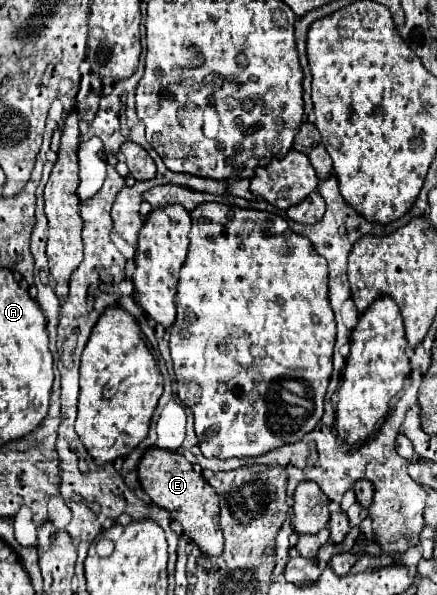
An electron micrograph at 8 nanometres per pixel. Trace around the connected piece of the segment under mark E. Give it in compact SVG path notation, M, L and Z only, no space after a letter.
M149 448L139 466L139 482L147 490L153 504L169 510L171 518L183 526L183 532L205 552L217 556L223 550L223 534L219 528L219 496L199 470L193 468L179 452L167 452L161 448Z

